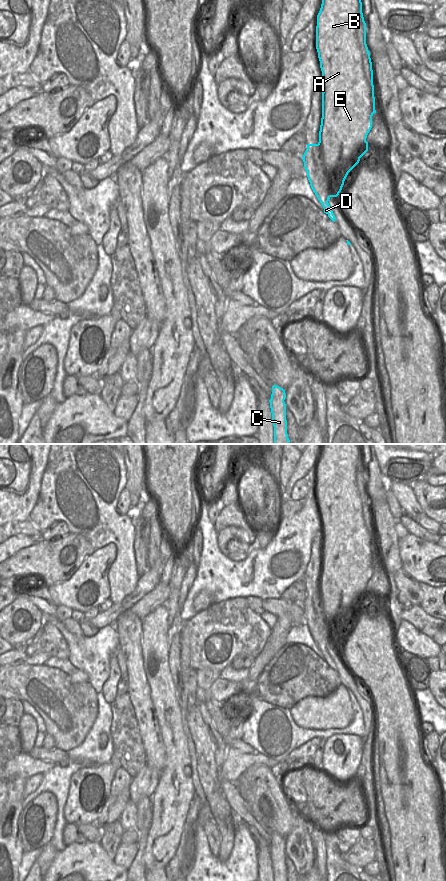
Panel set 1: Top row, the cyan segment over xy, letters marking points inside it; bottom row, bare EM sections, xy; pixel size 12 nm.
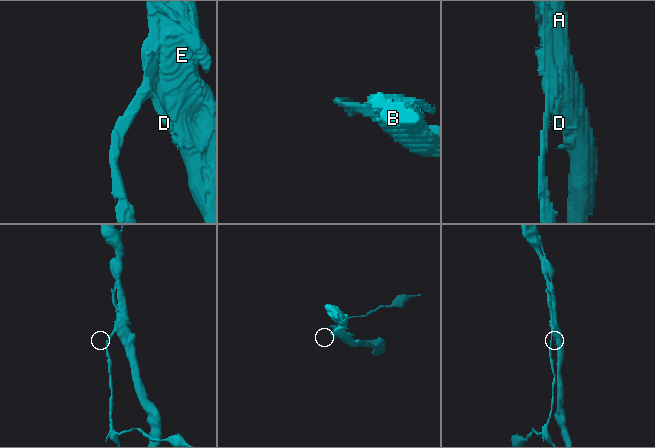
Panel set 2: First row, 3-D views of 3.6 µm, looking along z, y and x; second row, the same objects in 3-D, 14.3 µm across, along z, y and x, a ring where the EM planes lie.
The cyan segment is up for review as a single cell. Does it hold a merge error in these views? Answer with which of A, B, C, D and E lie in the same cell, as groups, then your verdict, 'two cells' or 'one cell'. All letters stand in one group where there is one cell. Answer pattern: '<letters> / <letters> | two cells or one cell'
A B D E / C | two cells

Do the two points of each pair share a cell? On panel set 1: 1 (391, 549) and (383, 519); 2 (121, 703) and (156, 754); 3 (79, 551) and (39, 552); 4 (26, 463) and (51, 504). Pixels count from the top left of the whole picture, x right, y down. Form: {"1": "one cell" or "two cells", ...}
{"1": "one cell", "2": "two cells", "3": "one cell", "4": "two cells"}

